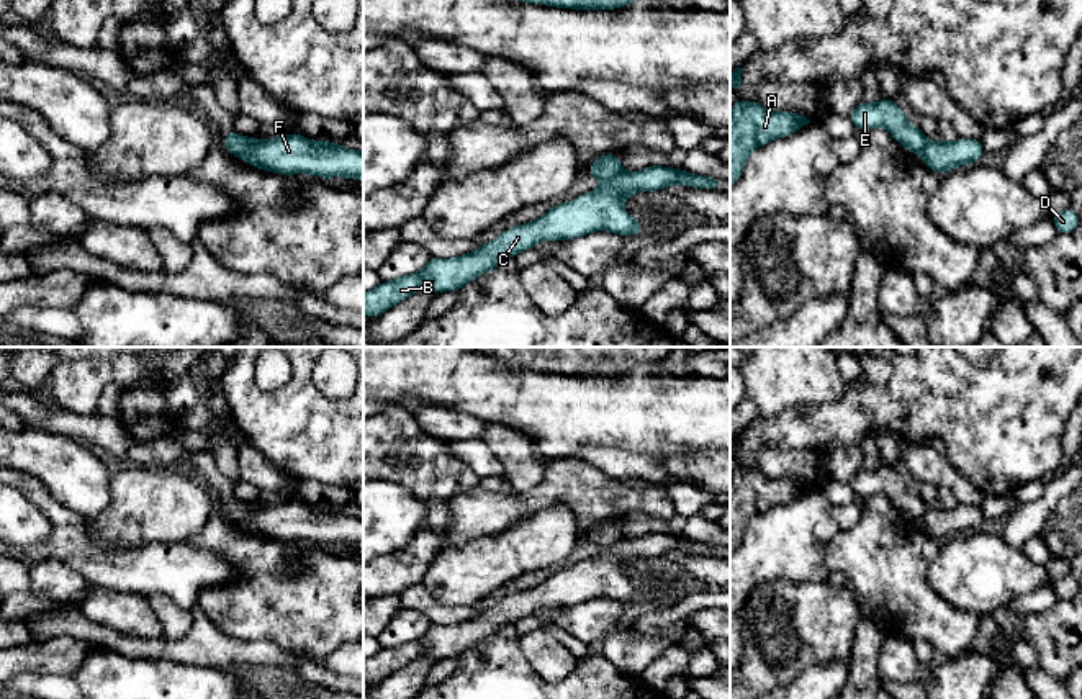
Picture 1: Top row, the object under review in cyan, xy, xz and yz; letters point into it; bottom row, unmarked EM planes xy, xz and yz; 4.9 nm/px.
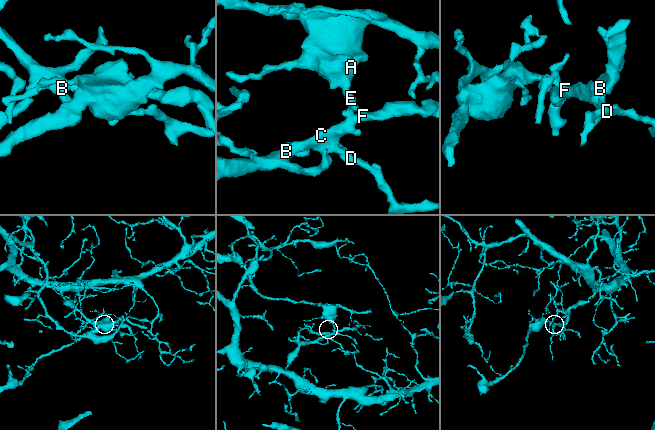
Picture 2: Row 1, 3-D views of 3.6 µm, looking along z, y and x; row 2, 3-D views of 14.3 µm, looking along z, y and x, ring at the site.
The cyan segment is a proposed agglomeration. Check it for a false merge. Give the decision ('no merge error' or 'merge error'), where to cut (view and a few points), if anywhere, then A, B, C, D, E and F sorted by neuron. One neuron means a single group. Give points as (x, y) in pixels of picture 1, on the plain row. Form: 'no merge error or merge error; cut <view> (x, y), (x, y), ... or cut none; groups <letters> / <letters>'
merge error; cut xz (622, 537), (603, 549); groups A E / B C D F

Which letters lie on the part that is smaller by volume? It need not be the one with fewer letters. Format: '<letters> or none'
A, E

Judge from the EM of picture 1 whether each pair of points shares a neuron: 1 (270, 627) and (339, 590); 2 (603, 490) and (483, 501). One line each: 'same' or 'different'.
1: same
2: same

